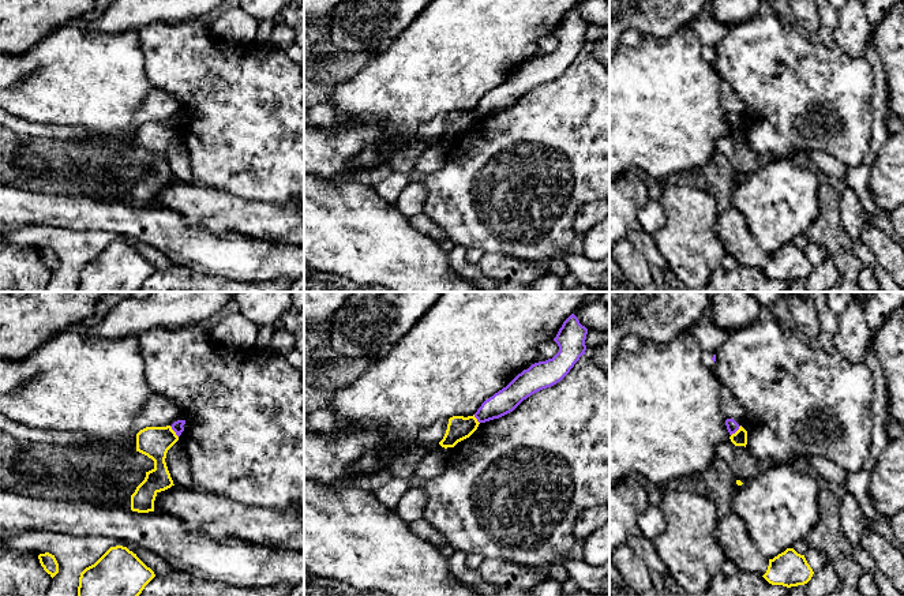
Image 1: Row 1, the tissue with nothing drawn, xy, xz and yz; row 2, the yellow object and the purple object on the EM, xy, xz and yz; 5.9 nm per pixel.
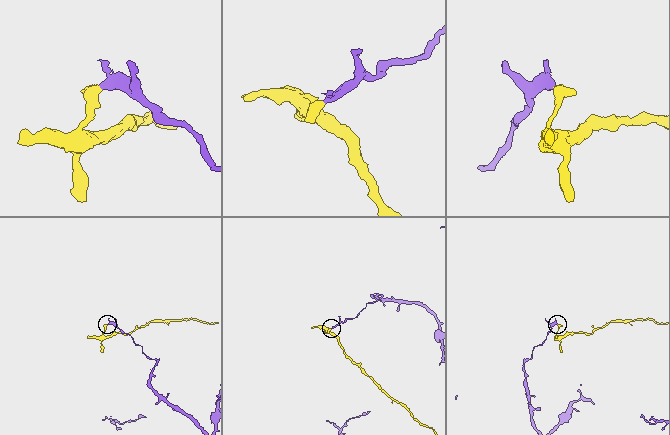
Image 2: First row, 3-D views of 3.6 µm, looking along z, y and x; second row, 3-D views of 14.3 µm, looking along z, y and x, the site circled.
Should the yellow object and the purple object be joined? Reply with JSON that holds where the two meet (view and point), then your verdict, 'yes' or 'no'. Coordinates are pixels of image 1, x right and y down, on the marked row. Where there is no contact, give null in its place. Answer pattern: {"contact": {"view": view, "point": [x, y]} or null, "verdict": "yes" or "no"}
{"contact": {"view": "xy", "point": [173, 431]}, "verdict": "no"}

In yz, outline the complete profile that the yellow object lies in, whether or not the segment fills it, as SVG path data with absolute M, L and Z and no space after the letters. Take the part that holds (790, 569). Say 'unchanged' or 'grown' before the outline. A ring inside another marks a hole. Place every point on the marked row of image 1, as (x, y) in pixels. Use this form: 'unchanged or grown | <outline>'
unchanged | M787 548L769 559L768 570L762 577L772 585L791 588L807 584L813 574L804 555L798 554L794 548Z

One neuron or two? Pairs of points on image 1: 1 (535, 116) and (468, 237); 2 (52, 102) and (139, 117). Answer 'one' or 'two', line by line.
1: one
2: two

